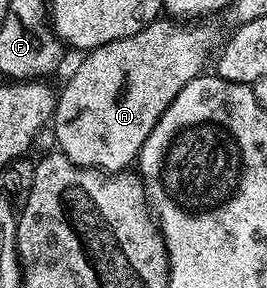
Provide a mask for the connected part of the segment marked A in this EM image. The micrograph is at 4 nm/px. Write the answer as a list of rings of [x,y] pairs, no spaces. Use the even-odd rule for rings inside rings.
[[[160,18],[129,38],[90,49],[55,101],[58,151],[82,168],[98,168],[108,174],[130,169],[173,98],[204,71],[211,32],[195,24]]]

